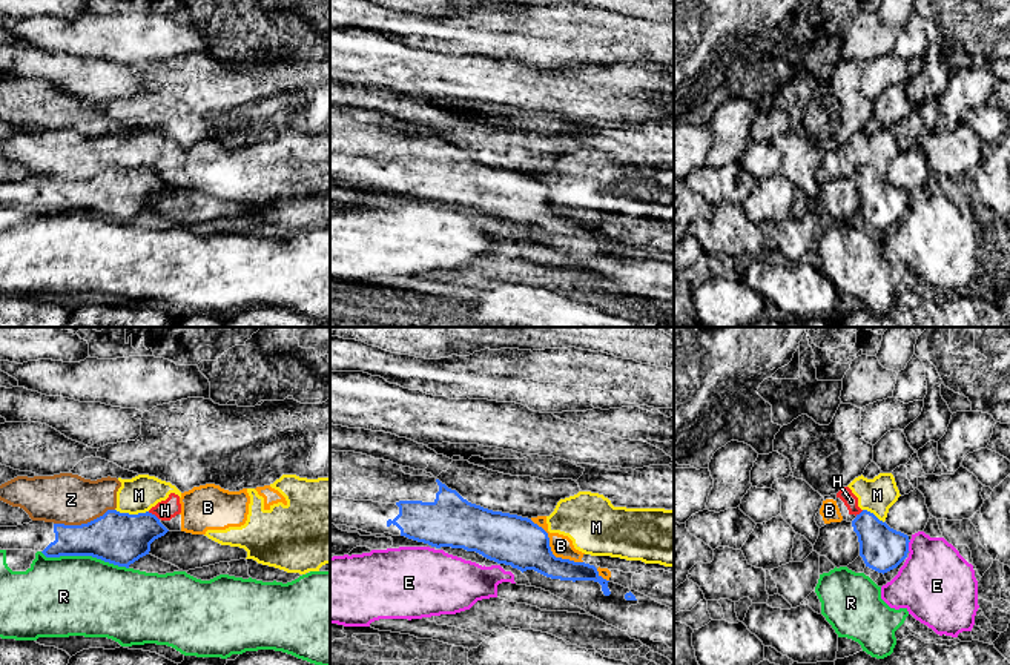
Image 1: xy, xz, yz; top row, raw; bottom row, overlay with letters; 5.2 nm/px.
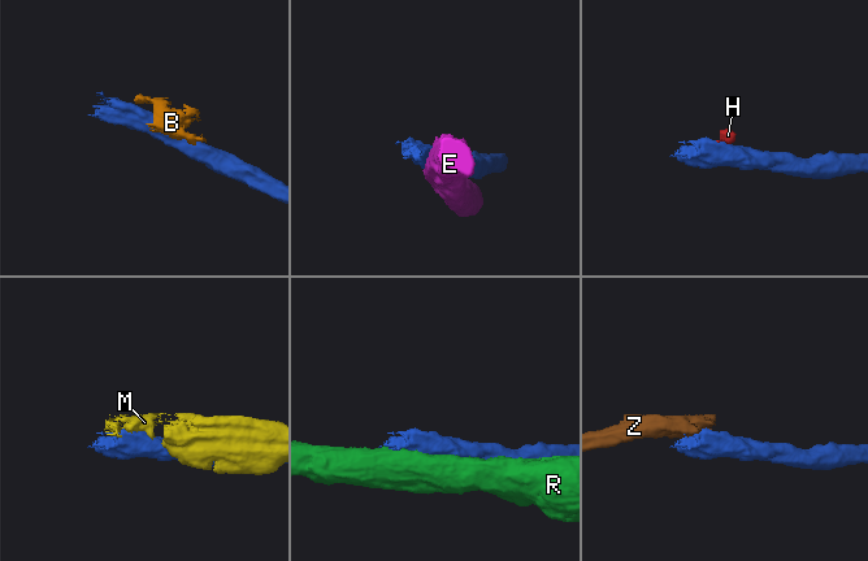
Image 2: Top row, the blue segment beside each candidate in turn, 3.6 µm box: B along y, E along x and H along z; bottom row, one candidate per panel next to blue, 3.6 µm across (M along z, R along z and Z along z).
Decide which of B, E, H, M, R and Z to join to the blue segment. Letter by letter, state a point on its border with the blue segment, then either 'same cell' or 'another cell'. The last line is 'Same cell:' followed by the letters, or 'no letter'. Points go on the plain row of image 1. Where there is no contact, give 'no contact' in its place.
B: meets blue in xz at (550, 206); another cell
E: meets blue in yz at (907, 201); another cell
H: meets blue in xy at (154, 171); another cell
M: meets blue in xy at (132, 171); another cell
R: meets blue in xy at (85, 211); another cell
Z: meets blue in xy at (83, 180); another cell
Same cell: no letter

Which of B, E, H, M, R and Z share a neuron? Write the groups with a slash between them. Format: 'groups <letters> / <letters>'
groups B H M Z / E / R

